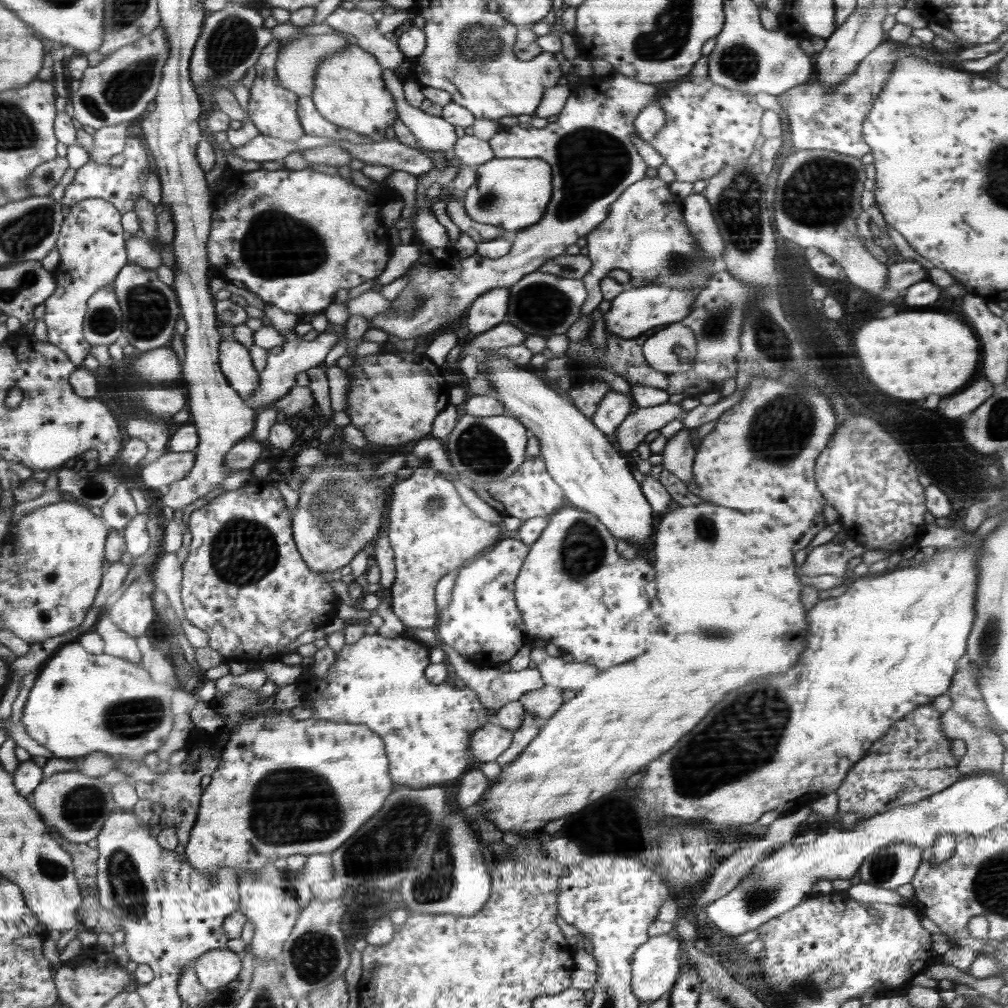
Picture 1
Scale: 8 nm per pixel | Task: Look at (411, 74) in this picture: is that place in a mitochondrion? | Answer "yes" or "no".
no

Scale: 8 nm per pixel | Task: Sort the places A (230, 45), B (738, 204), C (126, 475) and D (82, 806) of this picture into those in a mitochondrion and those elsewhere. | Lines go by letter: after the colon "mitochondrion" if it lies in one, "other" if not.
A: mitochondrion
B: mitochondrion
C: other
D: mitochondrion

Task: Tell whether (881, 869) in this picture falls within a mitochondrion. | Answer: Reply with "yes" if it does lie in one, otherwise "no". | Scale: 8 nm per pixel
yes

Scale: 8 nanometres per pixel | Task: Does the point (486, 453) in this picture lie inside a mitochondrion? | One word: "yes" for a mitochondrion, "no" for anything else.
yes

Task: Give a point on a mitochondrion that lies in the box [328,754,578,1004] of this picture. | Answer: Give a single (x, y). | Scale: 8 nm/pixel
(390, 843)

